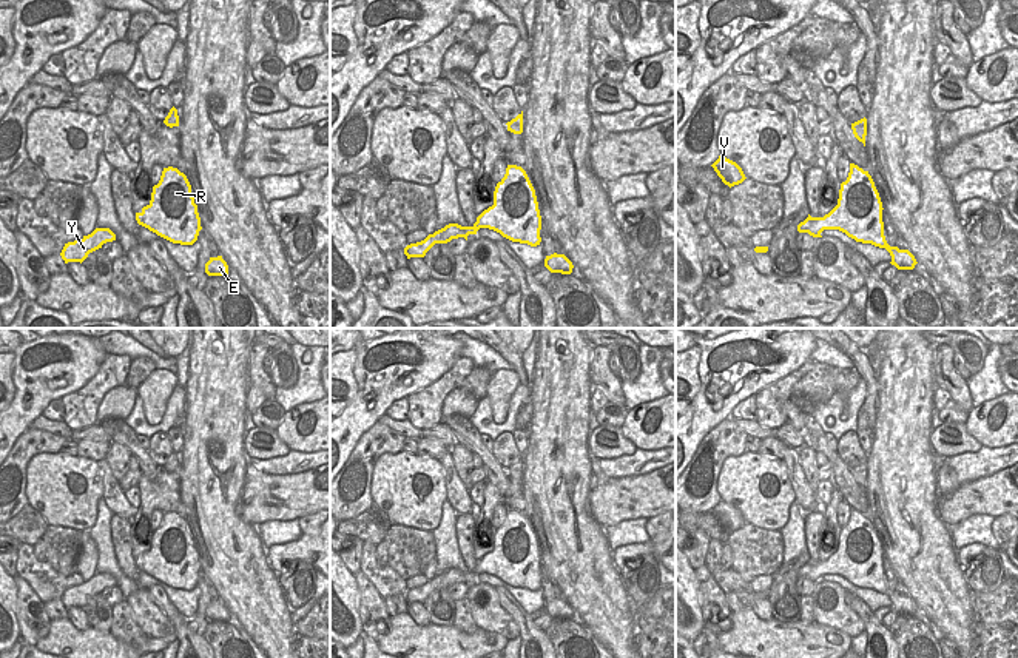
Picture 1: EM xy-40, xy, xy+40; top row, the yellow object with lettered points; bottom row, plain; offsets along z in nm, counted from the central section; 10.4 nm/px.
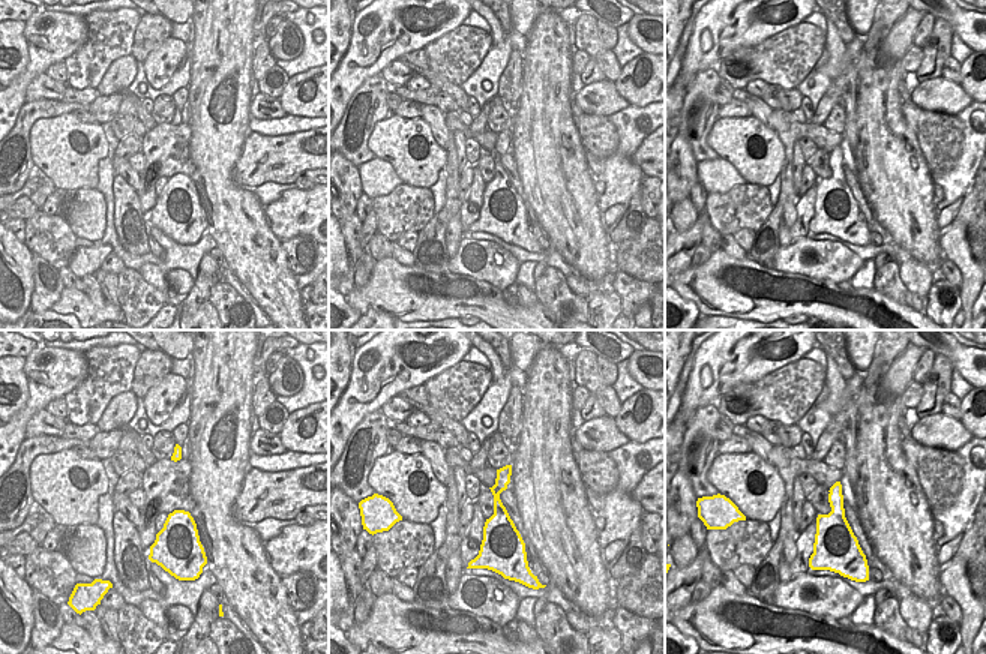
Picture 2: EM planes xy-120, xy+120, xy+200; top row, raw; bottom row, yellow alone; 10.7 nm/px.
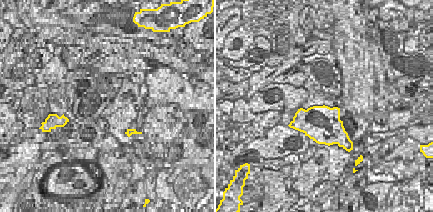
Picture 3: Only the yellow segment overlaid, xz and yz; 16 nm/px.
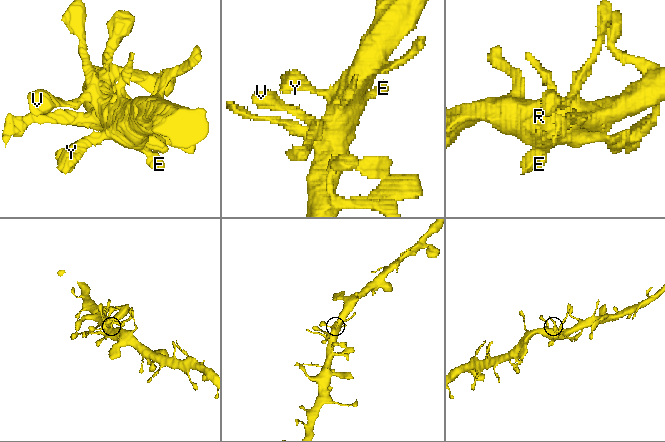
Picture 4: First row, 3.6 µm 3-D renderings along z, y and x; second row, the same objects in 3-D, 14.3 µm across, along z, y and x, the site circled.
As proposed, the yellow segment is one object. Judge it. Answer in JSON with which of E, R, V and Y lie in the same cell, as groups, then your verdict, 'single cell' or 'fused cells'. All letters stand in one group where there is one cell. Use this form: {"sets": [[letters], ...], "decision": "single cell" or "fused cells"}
{"sets": [["E", "R", "V", "Y"]], "decision": "single cell"}

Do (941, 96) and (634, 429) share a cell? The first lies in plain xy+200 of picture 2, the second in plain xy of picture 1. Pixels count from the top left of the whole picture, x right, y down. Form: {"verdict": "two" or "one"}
{"verdict": "two"}

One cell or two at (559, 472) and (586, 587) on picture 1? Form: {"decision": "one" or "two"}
{"decision": "one"}

